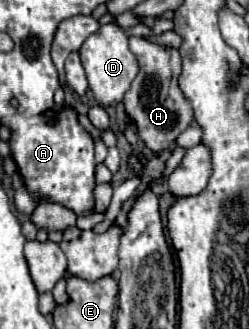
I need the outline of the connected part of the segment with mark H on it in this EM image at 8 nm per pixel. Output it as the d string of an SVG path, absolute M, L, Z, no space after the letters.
M130 37L130 51L136 55L140 71L132 81L132 87L124 95L124 107L126 113L134 119L140 139L158 153L172 147L176 137L194 121L194 109L178 87L178 77L182 73L182 55L178 49L152 43L144 37Z

